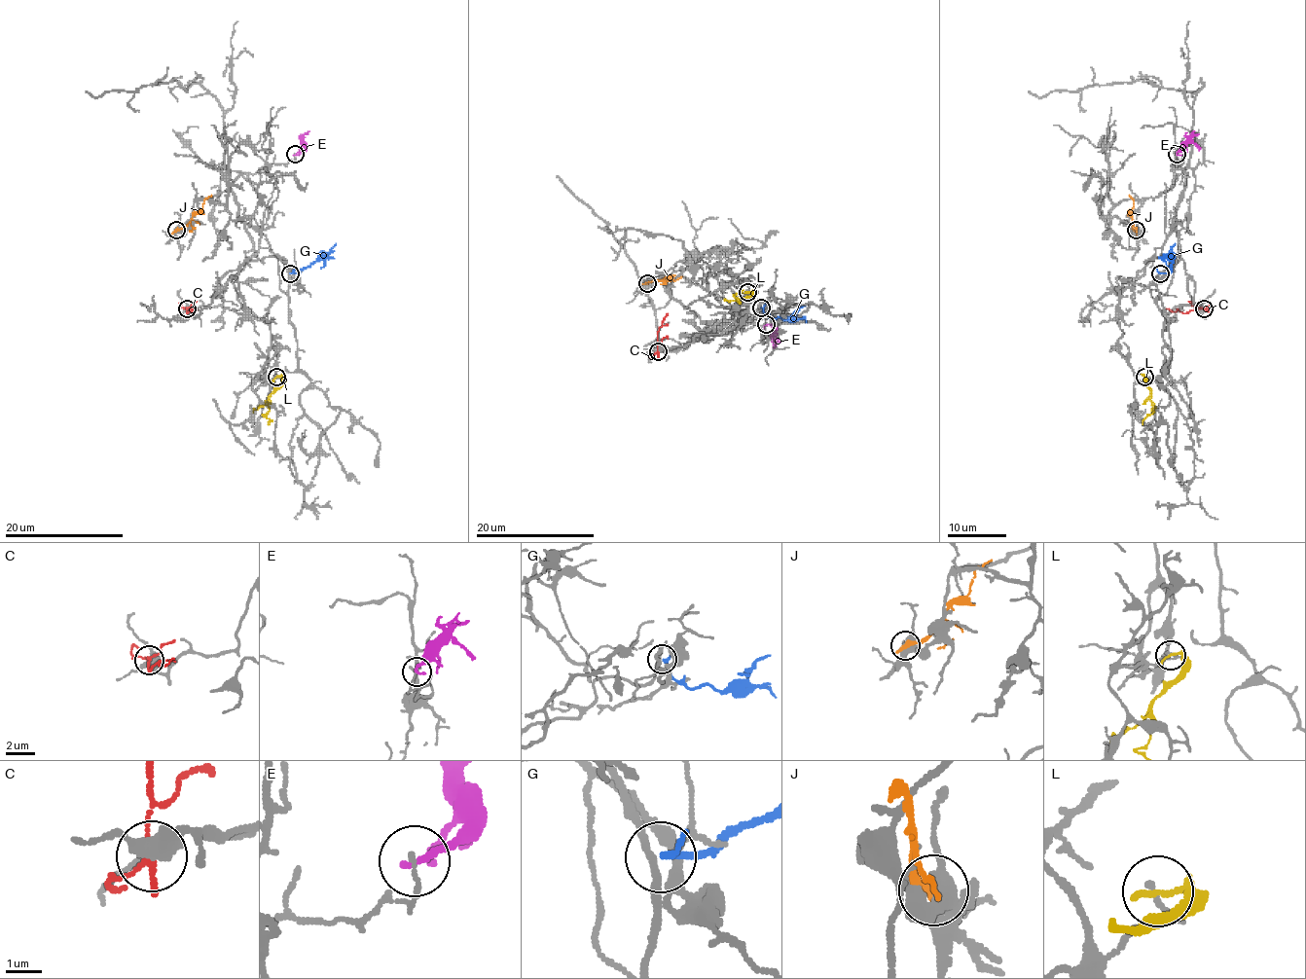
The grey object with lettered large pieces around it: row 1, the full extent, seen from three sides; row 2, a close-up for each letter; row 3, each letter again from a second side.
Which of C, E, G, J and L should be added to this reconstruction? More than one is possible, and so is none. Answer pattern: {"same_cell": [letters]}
{"same_cell": []}

